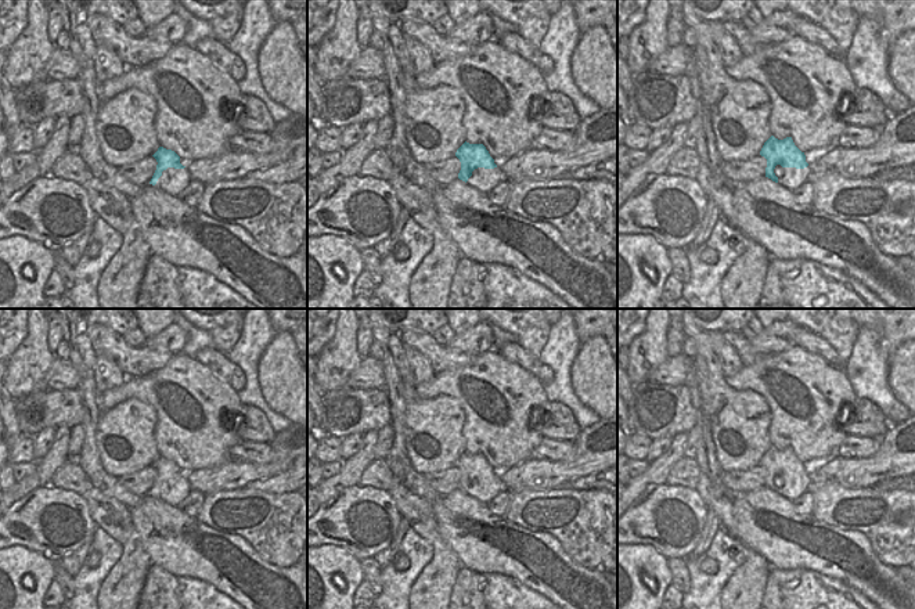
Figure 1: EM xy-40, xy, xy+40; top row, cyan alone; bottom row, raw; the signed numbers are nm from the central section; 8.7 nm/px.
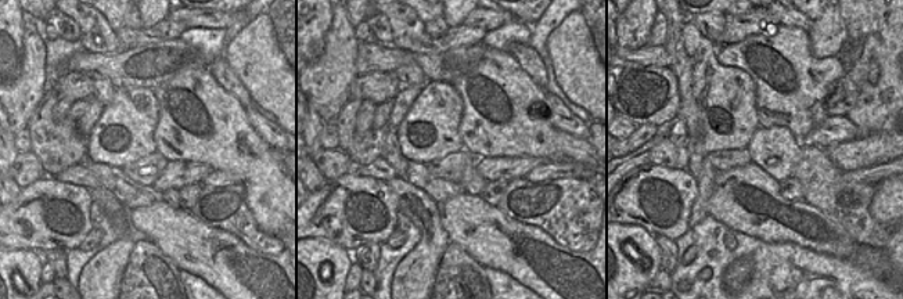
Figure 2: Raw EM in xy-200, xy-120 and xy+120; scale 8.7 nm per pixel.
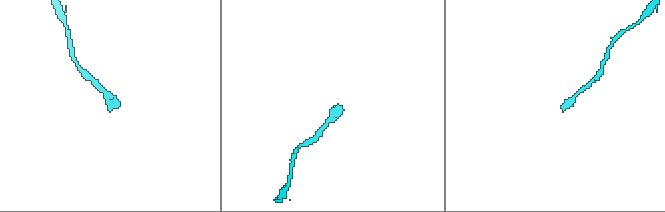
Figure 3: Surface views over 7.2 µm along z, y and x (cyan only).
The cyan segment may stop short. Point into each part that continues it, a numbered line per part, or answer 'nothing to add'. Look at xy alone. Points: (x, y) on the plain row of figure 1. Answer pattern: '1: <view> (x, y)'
1: xy (482, 489)

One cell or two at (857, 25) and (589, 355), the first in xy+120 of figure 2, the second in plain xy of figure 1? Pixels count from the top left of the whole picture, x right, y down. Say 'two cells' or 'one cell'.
two cells

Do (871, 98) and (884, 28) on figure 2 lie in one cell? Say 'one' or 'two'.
one

